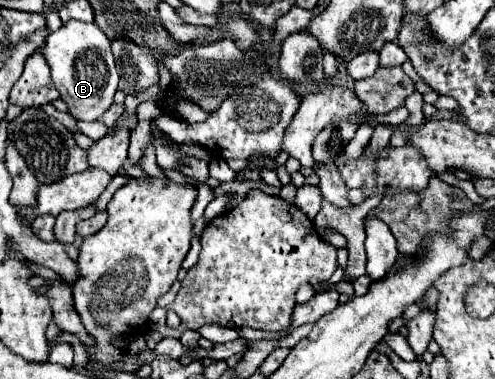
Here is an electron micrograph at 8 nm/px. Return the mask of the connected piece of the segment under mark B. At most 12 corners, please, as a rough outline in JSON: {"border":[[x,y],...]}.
{"border":[[69,20],[41,50],[75,120],[113,104],[119,74],[97,24]]}

